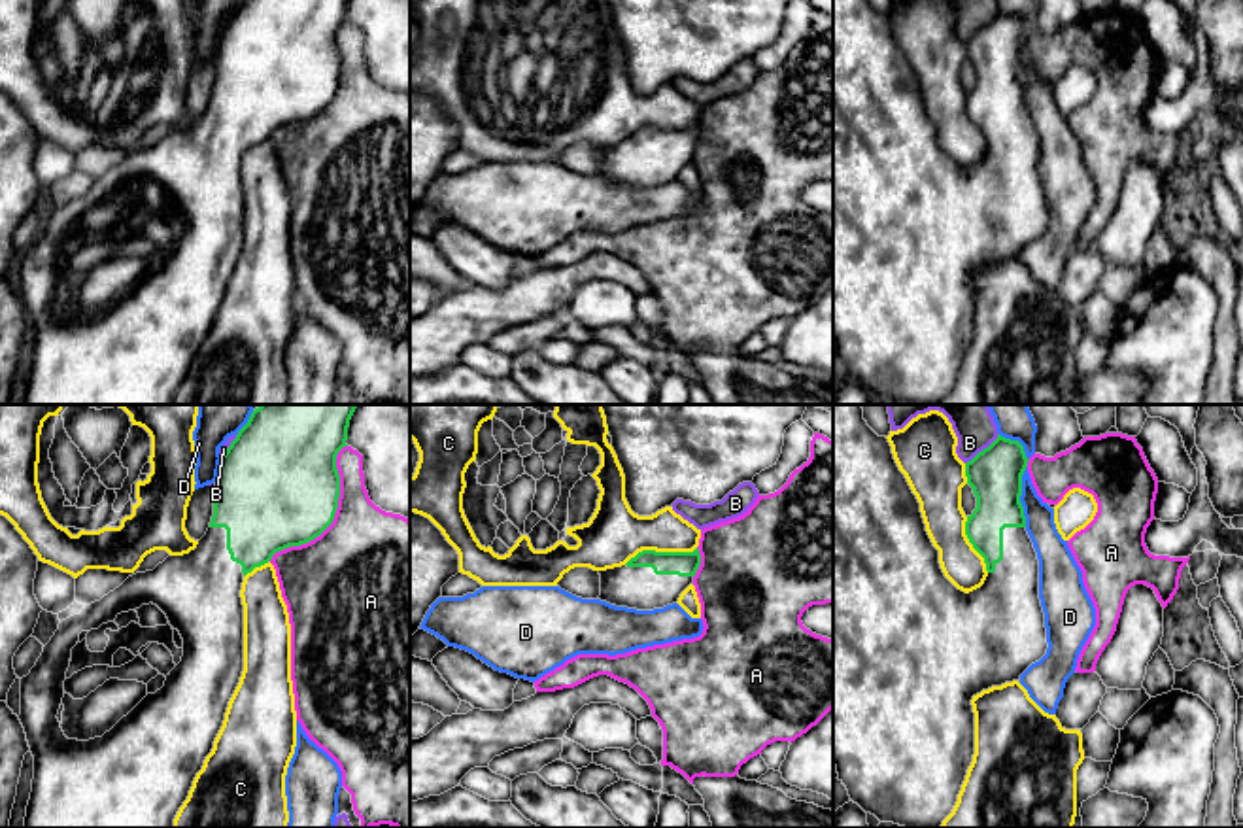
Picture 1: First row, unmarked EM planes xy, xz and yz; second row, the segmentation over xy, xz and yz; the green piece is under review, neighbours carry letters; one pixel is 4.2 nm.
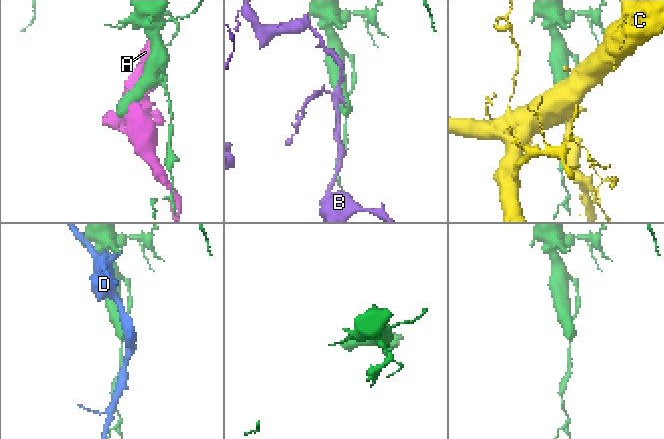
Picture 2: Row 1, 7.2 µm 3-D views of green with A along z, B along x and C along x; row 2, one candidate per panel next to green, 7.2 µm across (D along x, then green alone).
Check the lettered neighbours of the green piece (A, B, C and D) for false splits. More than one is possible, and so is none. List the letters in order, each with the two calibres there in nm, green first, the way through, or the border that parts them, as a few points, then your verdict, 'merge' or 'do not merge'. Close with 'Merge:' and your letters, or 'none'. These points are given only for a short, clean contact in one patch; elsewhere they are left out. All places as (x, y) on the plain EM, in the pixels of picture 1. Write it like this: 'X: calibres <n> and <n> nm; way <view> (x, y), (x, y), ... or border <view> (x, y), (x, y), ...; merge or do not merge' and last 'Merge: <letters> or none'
A: calibres 480 and 460 nm; do not merge
B: calibres 220 and 130 nm; do not merge
C: calibres 110 and 240 nm; do not merge
D: calibres 220 and 130 nm; do not merge
Merge: none

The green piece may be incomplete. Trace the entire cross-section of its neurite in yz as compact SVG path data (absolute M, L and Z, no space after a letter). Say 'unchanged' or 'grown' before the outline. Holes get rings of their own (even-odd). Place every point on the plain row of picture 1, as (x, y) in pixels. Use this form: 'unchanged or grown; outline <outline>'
grown; outline M833 0L833 340L848 372L880 399L939 405L952 389L975 331L971 276L992 263L1018 257L1048 225L1039 176L1039 136L1026 108L1022 51L1028 43L1018 17L997 15L965 40L977 85L965 112L984 134L988 153L969 170L943 149L905 51L886 13L867 0Z

